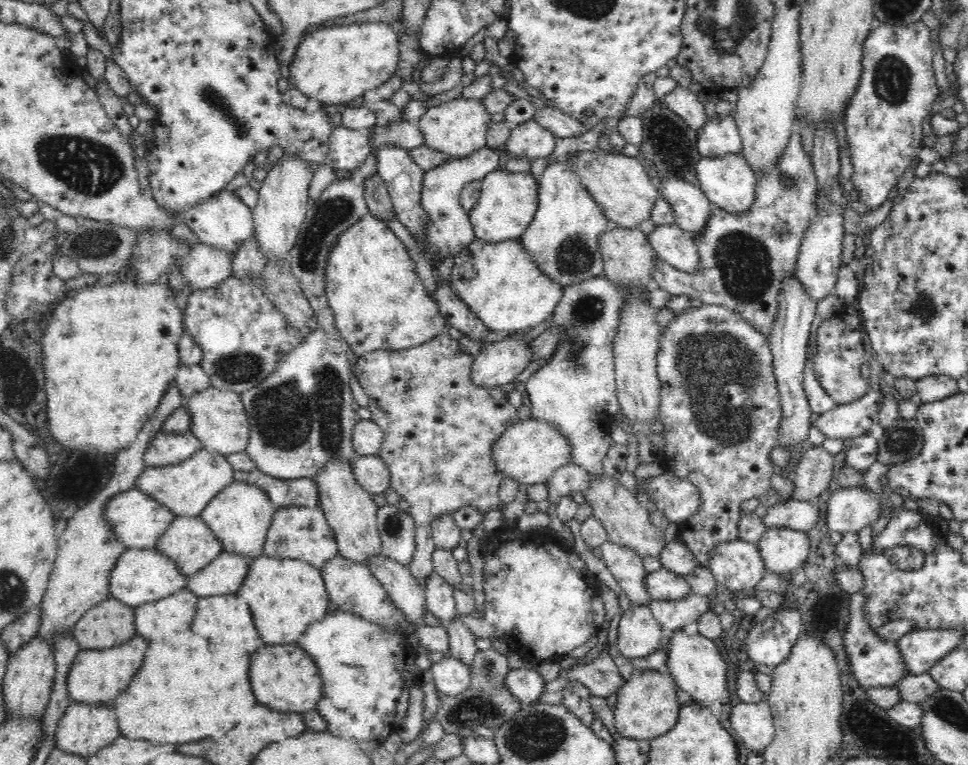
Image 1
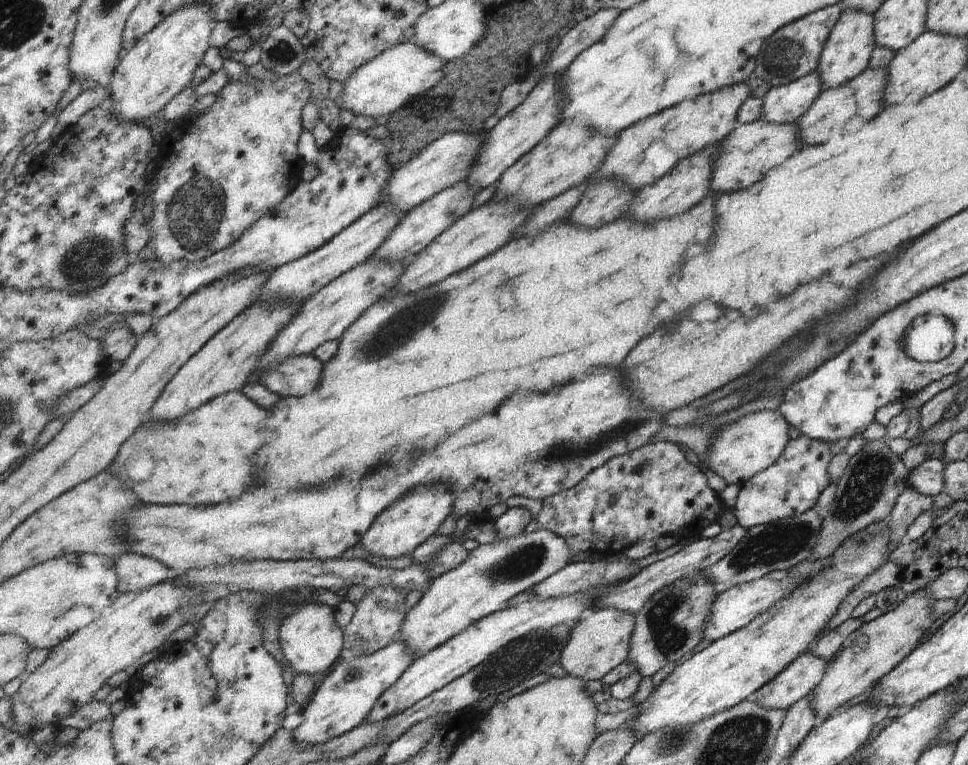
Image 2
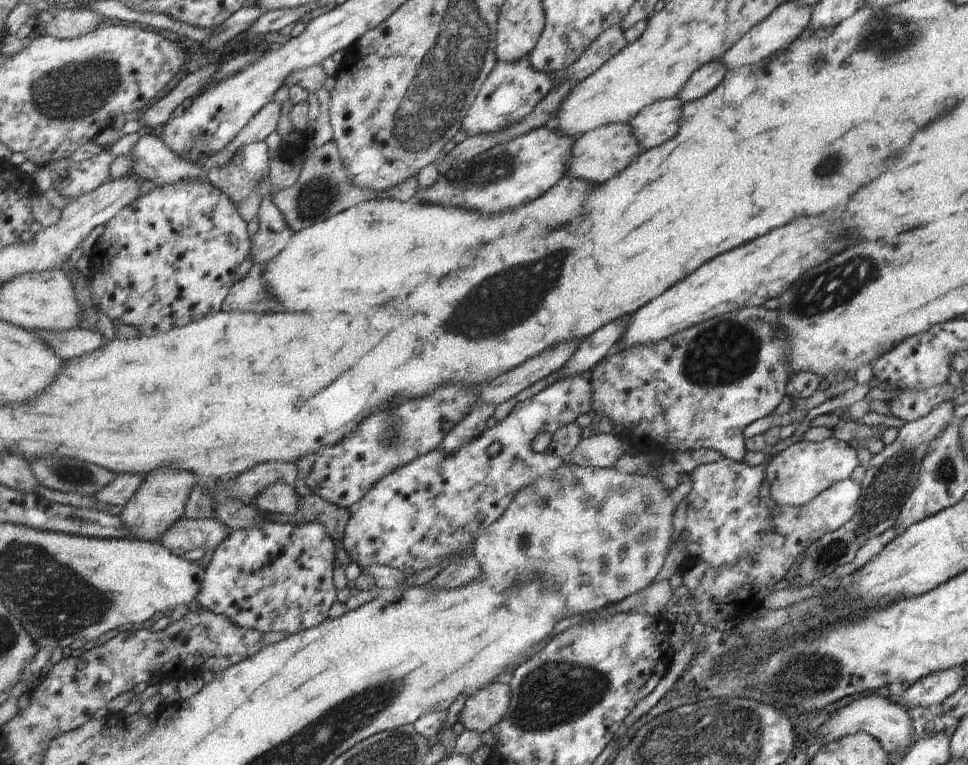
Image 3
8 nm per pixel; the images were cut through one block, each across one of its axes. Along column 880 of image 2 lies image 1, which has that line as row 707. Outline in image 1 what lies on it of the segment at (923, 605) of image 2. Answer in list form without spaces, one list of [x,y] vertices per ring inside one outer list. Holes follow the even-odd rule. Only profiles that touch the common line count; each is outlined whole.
[[[665,669],[632,674],[616,692],[617,700],[613,710],[616,736],[652,740],[674,728],[680,708],[676,689],[674,678]]]

